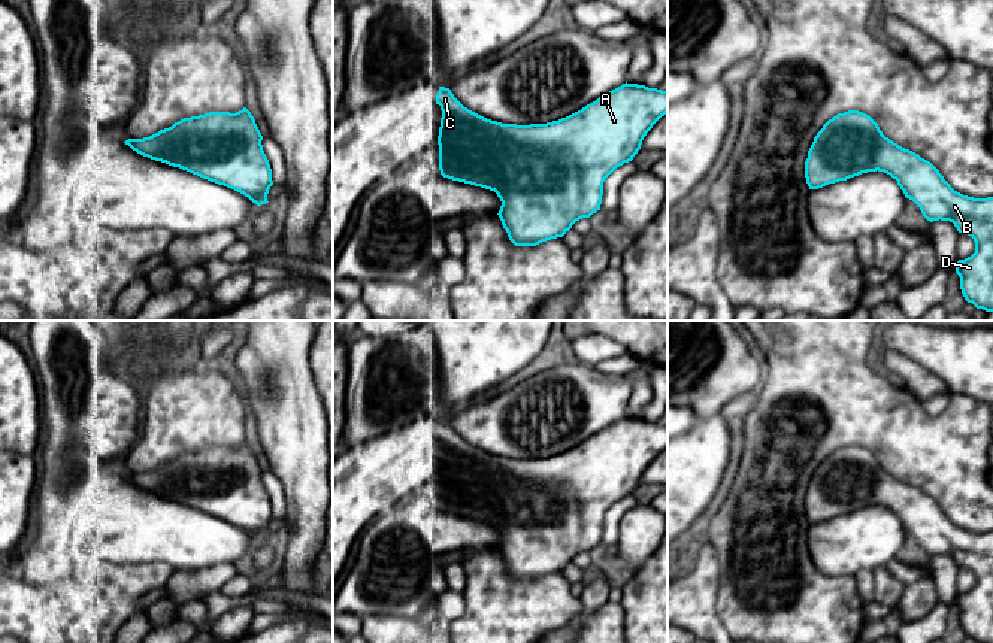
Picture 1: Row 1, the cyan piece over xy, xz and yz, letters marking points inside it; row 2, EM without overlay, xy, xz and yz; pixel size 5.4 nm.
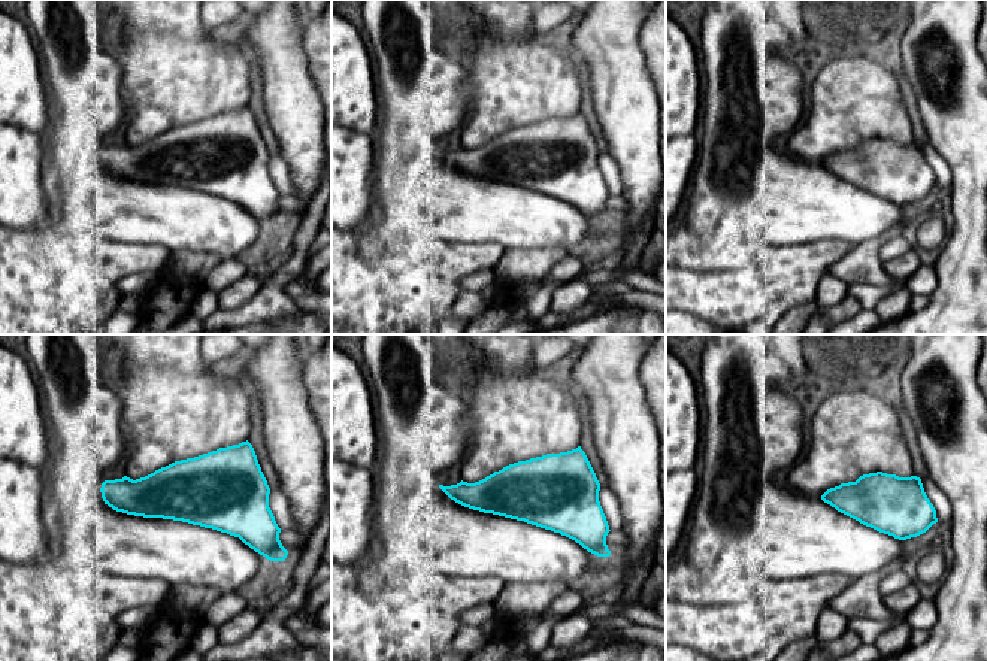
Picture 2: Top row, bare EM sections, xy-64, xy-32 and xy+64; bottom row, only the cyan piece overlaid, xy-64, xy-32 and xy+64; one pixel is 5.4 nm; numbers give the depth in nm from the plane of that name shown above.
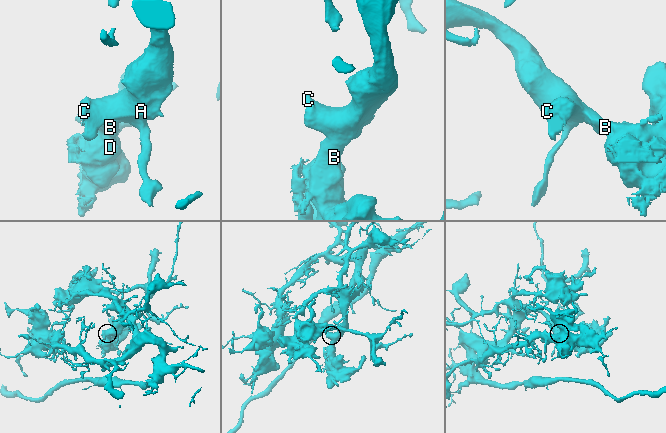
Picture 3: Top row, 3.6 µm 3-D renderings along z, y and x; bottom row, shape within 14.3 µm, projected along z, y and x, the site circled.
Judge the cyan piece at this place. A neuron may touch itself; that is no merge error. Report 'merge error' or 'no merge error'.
no merge error

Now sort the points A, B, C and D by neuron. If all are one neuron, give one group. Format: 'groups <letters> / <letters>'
groups A B C D

